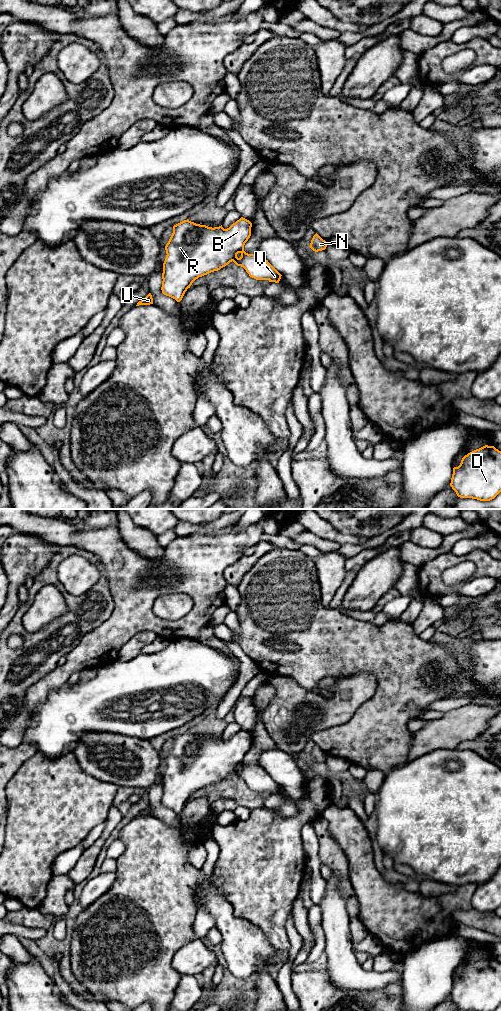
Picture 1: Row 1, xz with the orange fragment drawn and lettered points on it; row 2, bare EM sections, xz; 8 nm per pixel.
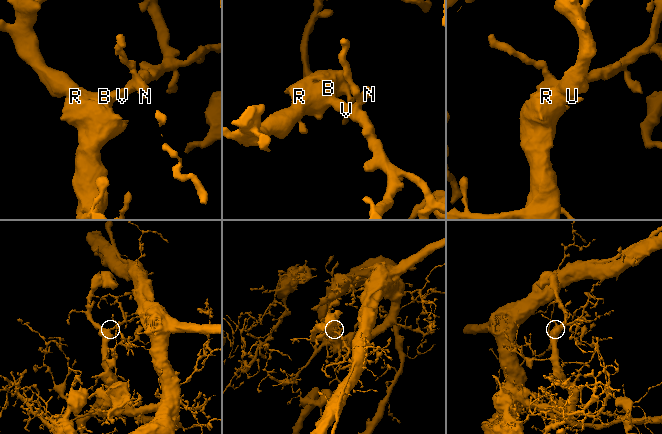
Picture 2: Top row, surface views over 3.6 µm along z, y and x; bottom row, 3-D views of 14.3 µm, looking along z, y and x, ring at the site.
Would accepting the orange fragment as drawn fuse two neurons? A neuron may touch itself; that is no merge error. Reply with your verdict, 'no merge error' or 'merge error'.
no merge error

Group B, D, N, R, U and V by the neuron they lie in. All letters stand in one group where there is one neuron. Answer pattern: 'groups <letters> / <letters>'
groups B D N R U V

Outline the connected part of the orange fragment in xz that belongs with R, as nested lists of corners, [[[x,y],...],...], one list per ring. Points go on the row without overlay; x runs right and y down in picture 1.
[[[241,729],[229,740],[208,739],[184,732],[173,738],[173,745],[165,758],[166,770],[163,775],[162,805],[180,814],[192,795],[211,784],[218,783],[234,774],[243,779],[250,789],[256,792],[268,792],[279,795],[281,786],[264,769],[248,766],[244,763],[244,757],[251,748],[252,735]]]

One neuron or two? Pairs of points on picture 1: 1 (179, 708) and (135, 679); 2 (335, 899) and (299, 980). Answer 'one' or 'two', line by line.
1: one
2: two

